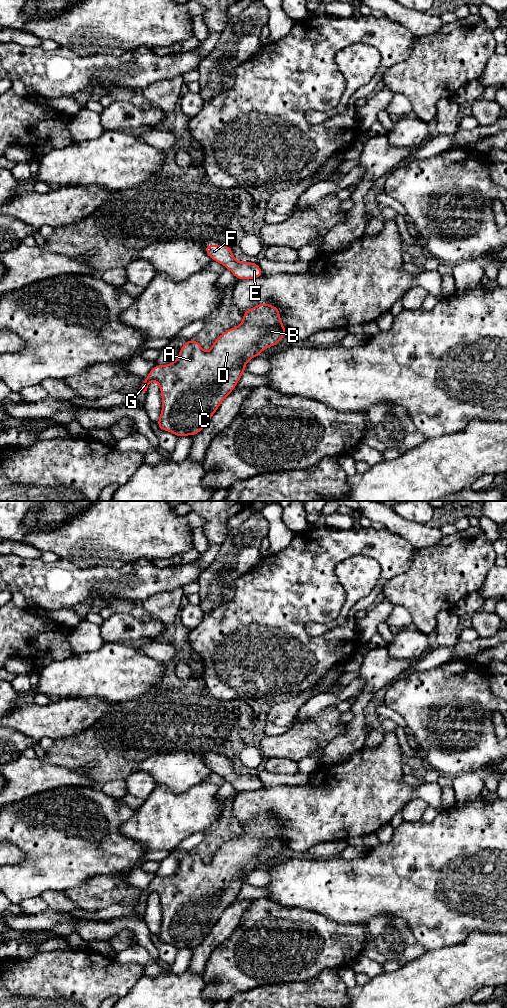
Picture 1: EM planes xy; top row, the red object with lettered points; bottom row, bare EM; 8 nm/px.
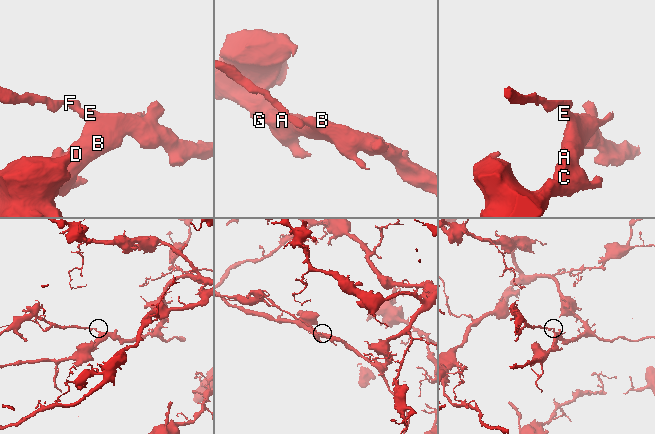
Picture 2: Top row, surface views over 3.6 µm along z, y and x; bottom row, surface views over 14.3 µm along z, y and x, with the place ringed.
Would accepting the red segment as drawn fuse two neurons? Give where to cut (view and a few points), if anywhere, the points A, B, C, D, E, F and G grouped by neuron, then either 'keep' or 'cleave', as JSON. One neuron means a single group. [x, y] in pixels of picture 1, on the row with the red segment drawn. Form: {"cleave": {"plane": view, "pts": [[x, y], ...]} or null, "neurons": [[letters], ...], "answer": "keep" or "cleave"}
{"cleave": null, "neurons": [["A", "B", "C", "D", "E", "F", "G"]], "answer": "keep"}

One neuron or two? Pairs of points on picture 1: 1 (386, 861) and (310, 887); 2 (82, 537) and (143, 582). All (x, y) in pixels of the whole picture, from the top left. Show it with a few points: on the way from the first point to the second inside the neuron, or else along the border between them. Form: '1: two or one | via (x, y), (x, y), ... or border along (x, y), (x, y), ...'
1: one | via (367, 880), (360, 887), (329, 887)
2: two | border along (144, 560), (133, 560), (119, 567), (97, 566)

